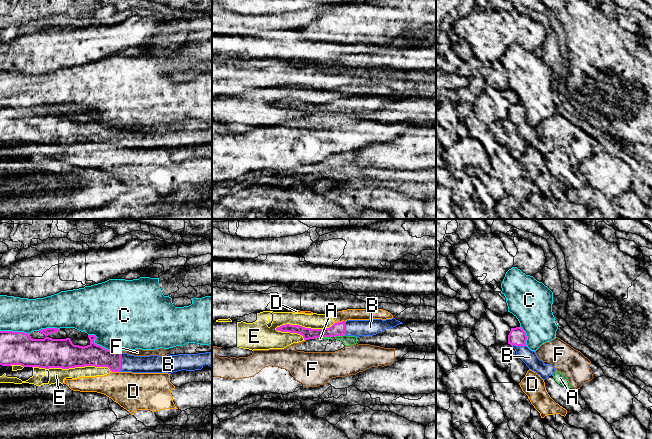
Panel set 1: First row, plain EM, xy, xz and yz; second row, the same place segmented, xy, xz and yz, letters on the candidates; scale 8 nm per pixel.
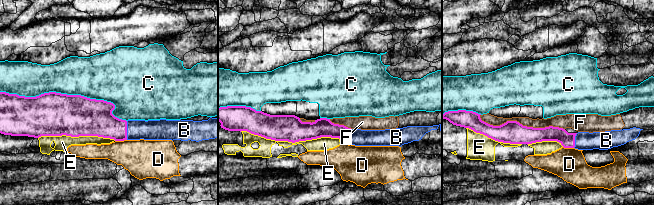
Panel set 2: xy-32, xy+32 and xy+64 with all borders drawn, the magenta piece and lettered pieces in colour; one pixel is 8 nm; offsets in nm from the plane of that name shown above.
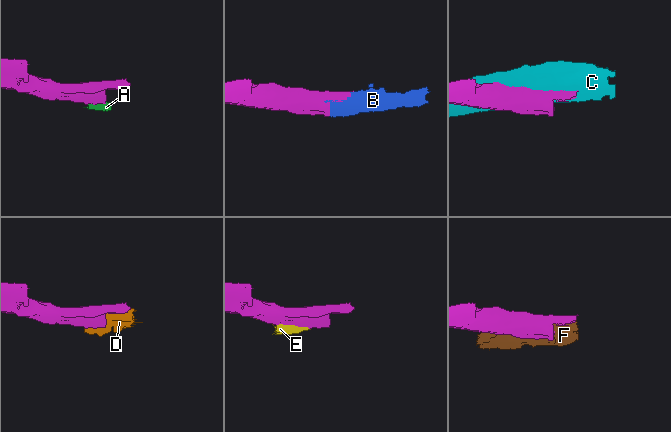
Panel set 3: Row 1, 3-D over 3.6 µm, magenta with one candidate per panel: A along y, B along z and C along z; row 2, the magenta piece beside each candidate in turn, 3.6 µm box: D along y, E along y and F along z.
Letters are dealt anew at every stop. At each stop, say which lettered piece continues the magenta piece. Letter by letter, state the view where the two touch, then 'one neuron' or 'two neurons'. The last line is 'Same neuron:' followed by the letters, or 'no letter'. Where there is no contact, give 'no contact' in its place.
A: xz | two neurons
B: xy | one neuron
C: xy | two neurons
D: xz | two neurons
E: xz | two neurons
F: xy | two neurons
Same neuron: B

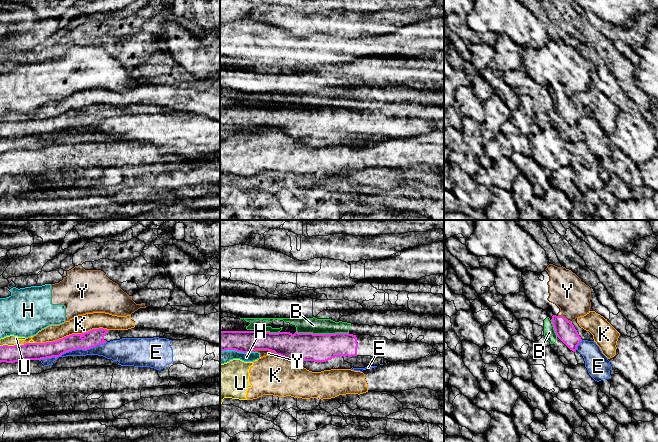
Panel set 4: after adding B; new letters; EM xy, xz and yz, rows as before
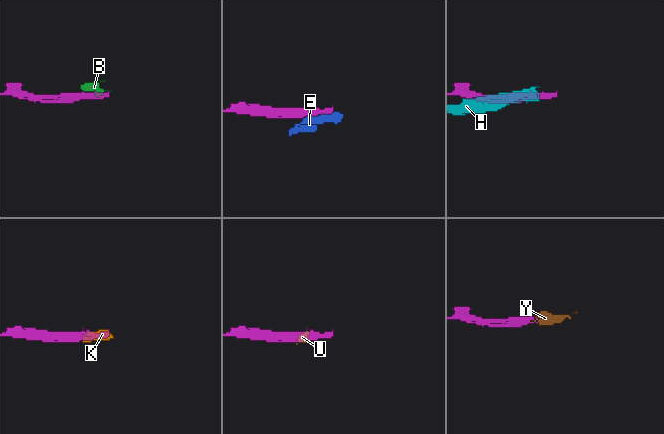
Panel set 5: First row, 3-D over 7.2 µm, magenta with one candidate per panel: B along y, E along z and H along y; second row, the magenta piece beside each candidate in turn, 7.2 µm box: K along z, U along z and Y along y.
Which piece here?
B: xz | two neurons
E: xy | two neurons
H: xz | two neurons
K: xy | two neurons
U: xy | two neurons
Y: xz | two neurons
Same neuron: no letter

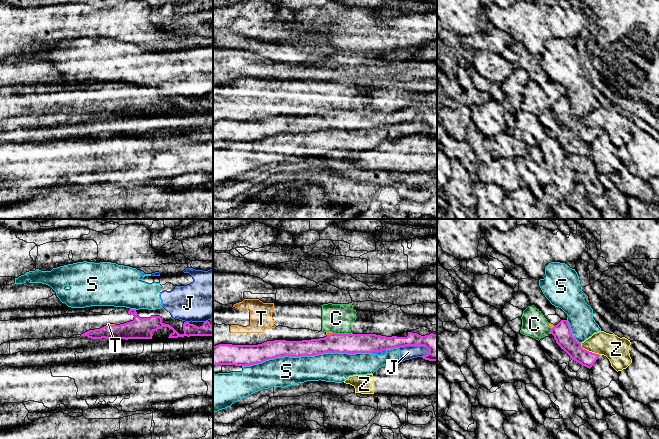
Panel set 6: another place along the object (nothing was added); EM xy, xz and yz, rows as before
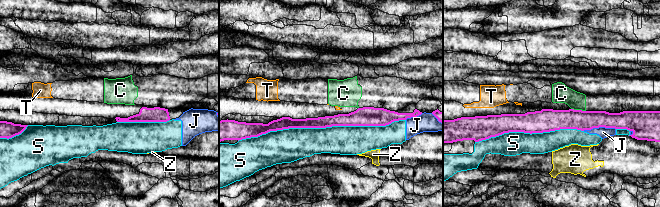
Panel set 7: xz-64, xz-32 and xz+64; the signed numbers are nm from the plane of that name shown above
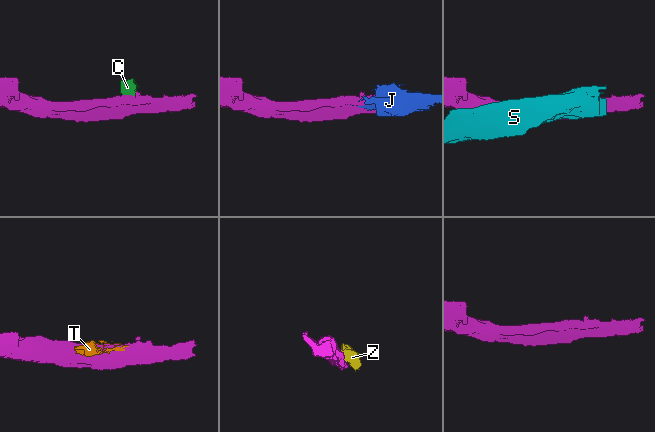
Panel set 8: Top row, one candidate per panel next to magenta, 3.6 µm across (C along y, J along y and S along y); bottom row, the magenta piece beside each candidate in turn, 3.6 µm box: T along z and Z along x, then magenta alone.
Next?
C: xz | two neurons
J: xz | two neurons
S: xz | two neurons
T: xy | two neurons
Z: yz | two neurons
Same neuron: no letter

